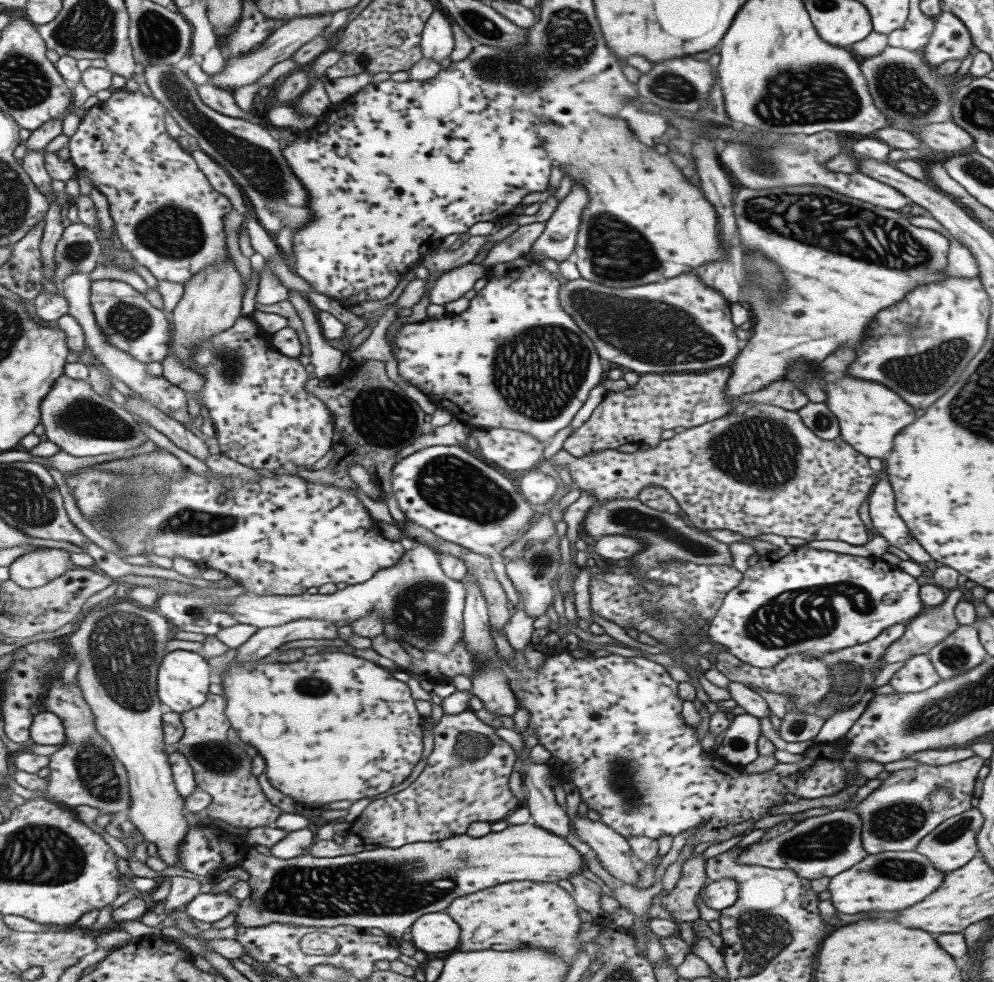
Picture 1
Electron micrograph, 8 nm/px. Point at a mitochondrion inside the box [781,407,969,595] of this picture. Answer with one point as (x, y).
(822, 421)

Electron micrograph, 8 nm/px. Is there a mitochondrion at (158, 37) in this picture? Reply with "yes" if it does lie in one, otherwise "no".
yes

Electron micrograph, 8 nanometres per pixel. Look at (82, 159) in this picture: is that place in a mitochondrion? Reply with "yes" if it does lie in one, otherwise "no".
no

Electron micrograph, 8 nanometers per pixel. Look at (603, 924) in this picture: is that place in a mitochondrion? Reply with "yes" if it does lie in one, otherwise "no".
no

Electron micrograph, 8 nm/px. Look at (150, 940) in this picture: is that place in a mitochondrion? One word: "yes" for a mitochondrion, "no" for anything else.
no

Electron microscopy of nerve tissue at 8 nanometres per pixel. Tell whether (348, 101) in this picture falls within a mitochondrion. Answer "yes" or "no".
no

